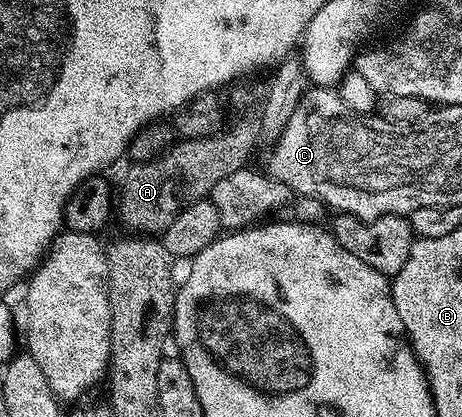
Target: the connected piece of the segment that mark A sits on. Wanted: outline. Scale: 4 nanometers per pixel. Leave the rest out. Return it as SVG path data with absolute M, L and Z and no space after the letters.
M235 85L230 88L231 91L231 105L229 101L229 107L231 107L235 112L230 112L229 122L217 132L214 132L212 135L197 137L196 139L187 139L180 138L178 141L171 144L171 148L165 152L163 155L158 155L156 159L150 159L148 163L131 163L128 166L128 171L123 175L123 188L118 188L117 191L117 219L120 219L121 222L124 223L128 228L126 229L131 233L142 233L147 237L155 237L158 236L167 226L169 225L169 221L173 221L173 217L177 217L177 213L181 213L181 209L183 207L188 207L190 203L193 201L197 201L198 199L208 198L211 194L211 190L213 189L213 185L217 185L217 181L221 181L221 177L229 177L229 173L237 173L241 168L248 166L249 160L247 158L251 155L251 149L254 147L255 142L258 139L261 139L261 132L263 129L263 113L260 107L261 103L261 95L254 91L251 87L239 87L243 85Z

